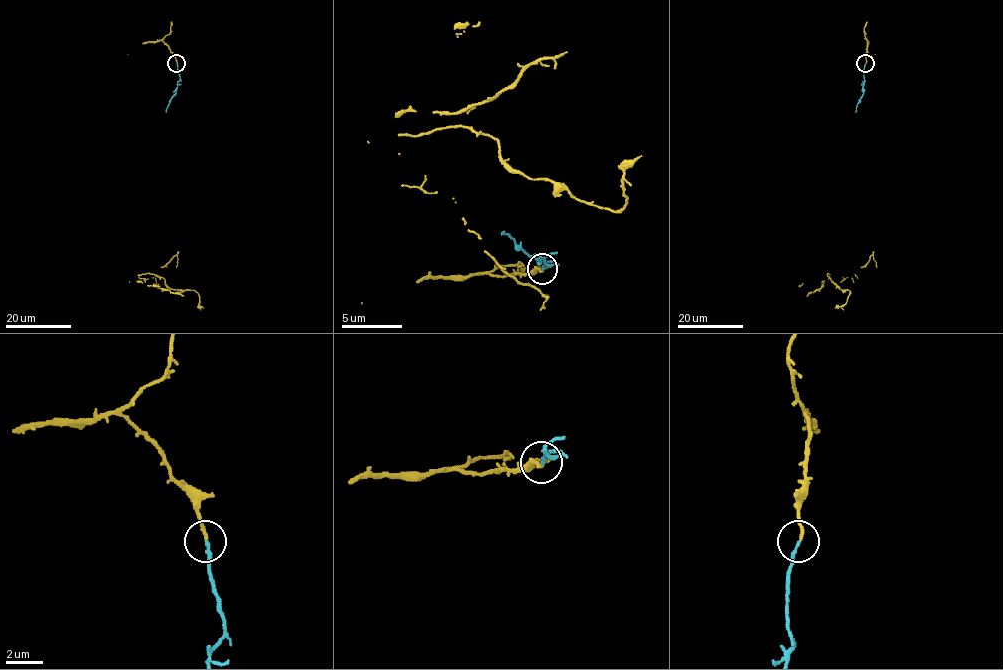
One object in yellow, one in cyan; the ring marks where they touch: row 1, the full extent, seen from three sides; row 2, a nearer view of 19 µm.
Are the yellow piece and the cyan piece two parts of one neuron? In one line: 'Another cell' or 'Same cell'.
Same cell

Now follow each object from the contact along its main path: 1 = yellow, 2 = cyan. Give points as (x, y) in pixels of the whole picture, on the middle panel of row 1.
1: (541, 271), (547, 298), (362, 304)
2: (541, 268), (553, 262), (532, 259), (505, 231)

